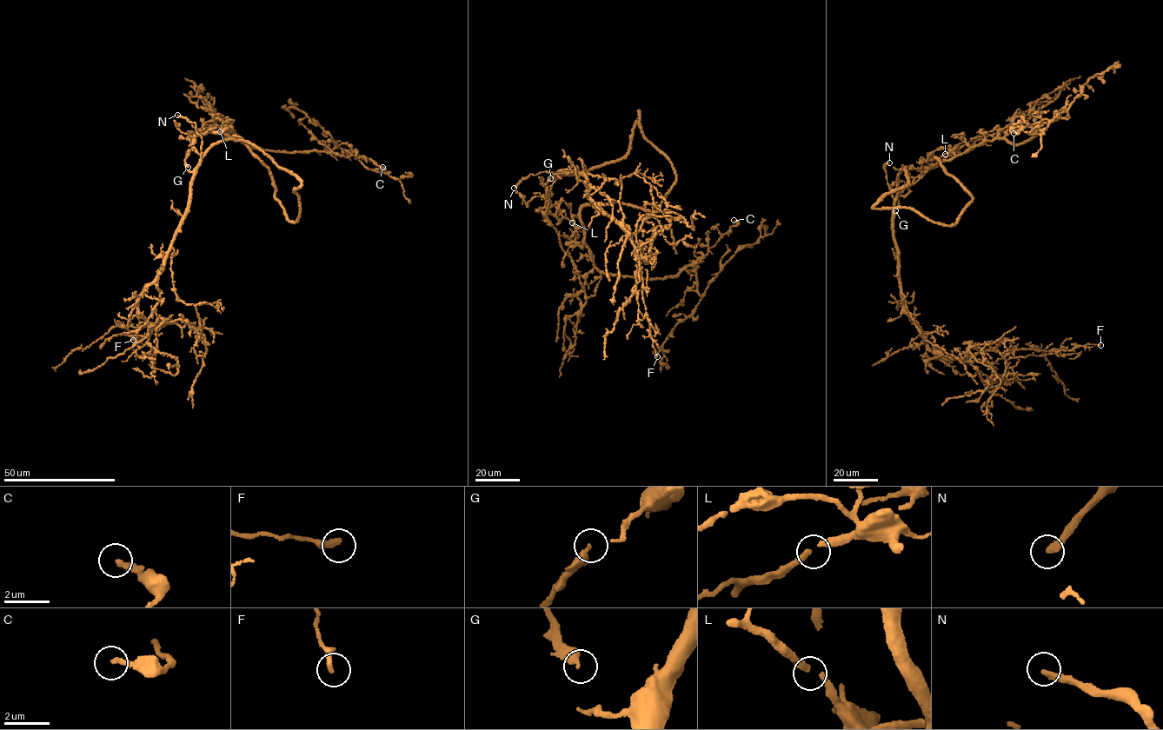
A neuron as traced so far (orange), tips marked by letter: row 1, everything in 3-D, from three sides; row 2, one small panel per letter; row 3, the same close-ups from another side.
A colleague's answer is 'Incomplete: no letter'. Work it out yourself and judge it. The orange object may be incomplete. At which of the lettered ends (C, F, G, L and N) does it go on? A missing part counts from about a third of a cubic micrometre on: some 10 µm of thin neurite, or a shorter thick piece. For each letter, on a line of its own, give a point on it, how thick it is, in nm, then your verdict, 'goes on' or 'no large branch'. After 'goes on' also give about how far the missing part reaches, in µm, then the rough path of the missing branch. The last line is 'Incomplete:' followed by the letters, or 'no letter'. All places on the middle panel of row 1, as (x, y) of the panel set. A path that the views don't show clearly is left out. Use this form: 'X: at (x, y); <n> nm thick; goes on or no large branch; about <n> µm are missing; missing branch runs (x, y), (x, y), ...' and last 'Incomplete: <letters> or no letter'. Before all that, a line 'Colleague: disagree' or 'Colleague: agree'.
Colleague: disagree
C: at (734, 220); 240 nm thick; no large branch
F: at (657, 356); 280 nm thick; no large branch
G: at (550, 178); 400 nm thick; no large branch
L: at (572, 222); 200 nm thick; no large branch
N: at (514, 188); 320 nm thick; goes on; about 80 µm are missing
Incomplete: N

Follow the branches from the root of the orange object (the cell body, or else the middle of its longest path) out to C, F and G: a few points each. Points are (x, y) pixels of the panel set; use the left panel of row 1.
C: (196, 150), (189, 138), (213, 118), (251, 147), (332, 151), (369, 159), (382, 167)
F: (196, 150), (201, 160), (185, 215), (160, 273), (136, 306), (139, 315), (157, 322), (149, 334), (133, 340)
G: (196, 150), (193, 148), (186, 154), (189, 155), (185, 162), (188, 167)

